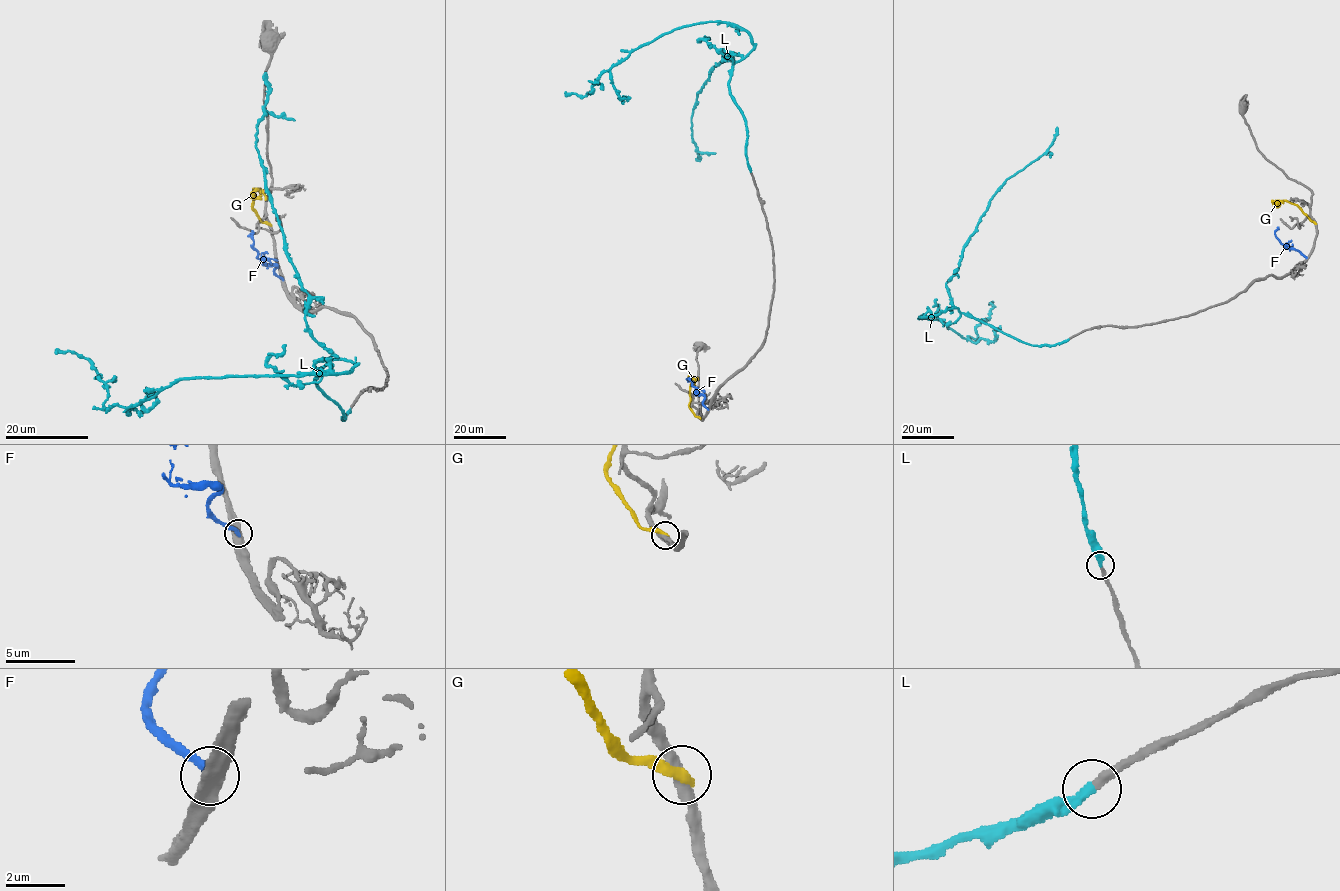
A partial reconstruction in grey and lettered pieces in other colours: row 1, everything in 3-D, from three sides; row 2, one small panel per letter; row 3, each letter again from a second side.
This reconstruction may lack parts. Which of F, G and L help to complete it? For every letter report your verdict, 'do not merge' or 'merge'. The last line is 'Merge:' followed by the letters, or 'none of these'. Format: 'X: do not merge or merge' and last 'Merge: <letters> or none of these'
F: merge
G: do not merge
L: merge
Merge: F, L

